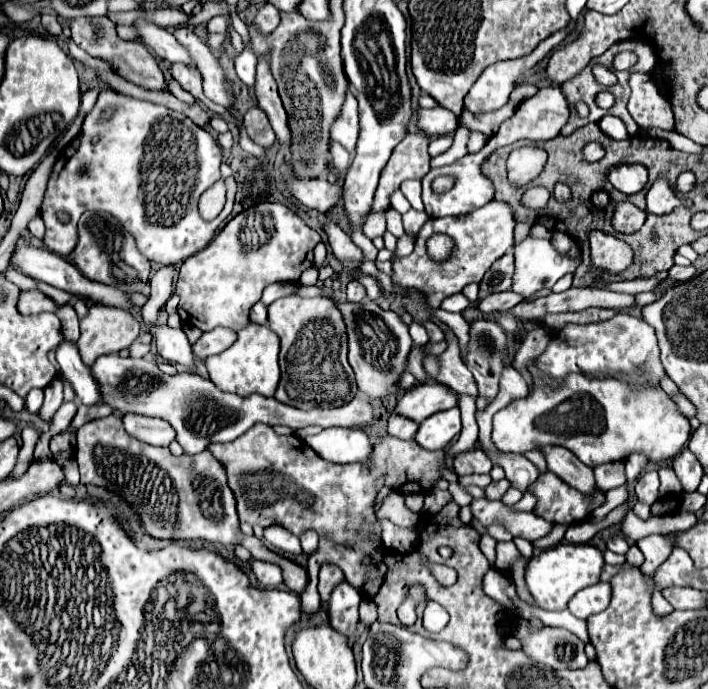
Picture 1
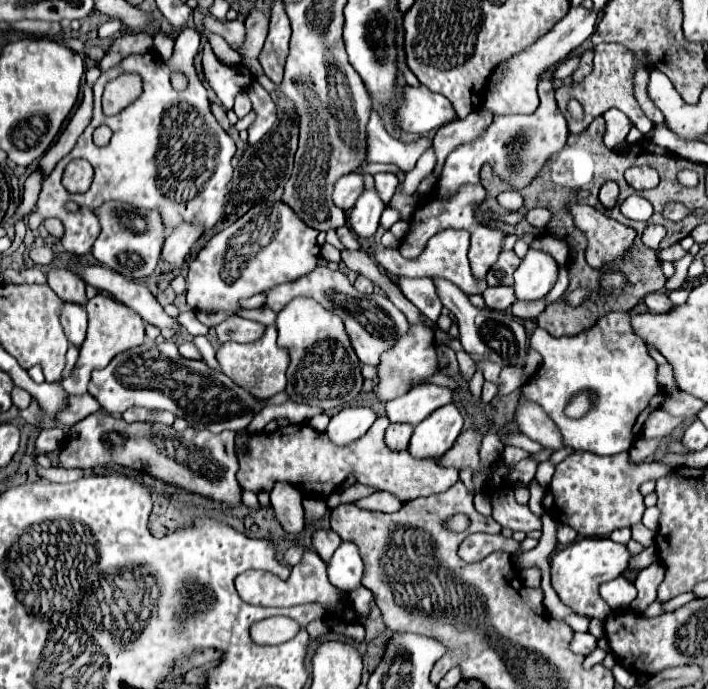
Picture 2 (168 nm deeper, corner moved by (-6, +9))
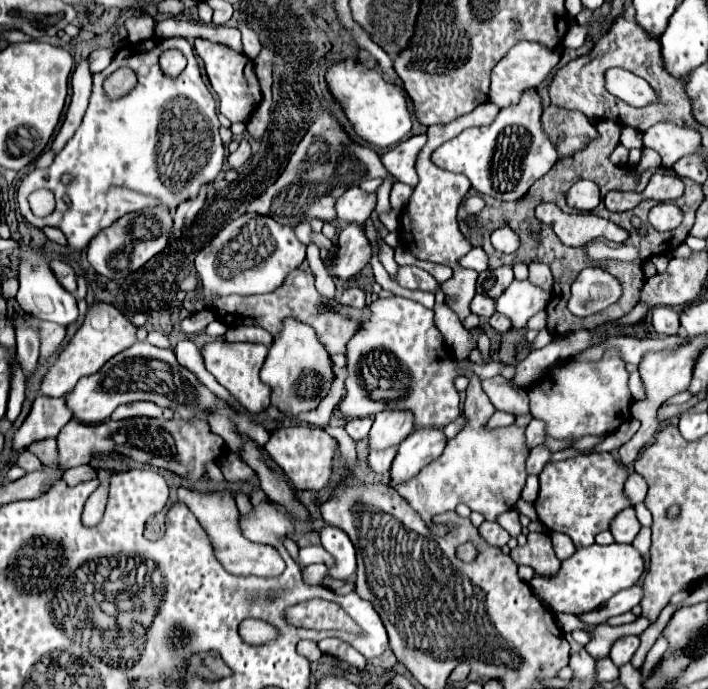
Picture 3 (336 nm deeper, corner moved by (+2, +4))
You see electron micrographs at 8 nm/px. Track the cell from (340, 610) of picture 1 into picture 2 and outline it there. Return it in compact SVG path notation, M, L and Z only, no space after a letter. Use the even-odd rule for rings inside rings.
M341 542L327 566L329 582L335 584L341 592L351 592L361 584L363 560L359 548L353 542Z

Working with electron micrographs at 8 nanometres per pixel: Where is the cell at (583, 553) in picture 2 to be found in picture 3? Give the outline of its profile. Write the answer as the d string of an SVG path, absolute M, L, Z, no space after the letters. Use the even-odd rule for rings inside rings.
M593 543L589 547L577 549L569 559L565 559L557 575L551 577L535 575L529 581L529 587L533 589L537 599L553 613L583 615L597 609L601 603L613 597L613 593L635 585L641 573L643 573L643 559L631 545L611 543L607 547L601 547Z

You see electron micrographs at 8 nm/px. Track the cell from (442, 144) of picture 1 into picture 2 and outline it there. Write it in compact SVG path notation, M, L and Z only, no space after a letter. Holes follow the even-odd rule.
M431 148L431 150L427 150L427 152L419 158L417 166L415 166L411 172L407 172L407 178L405 178L405 182L403 182L403 190L405 190L407 194L415 194L417 186L433 172L433 166L435 166L435 152L433 152L433 148Z

